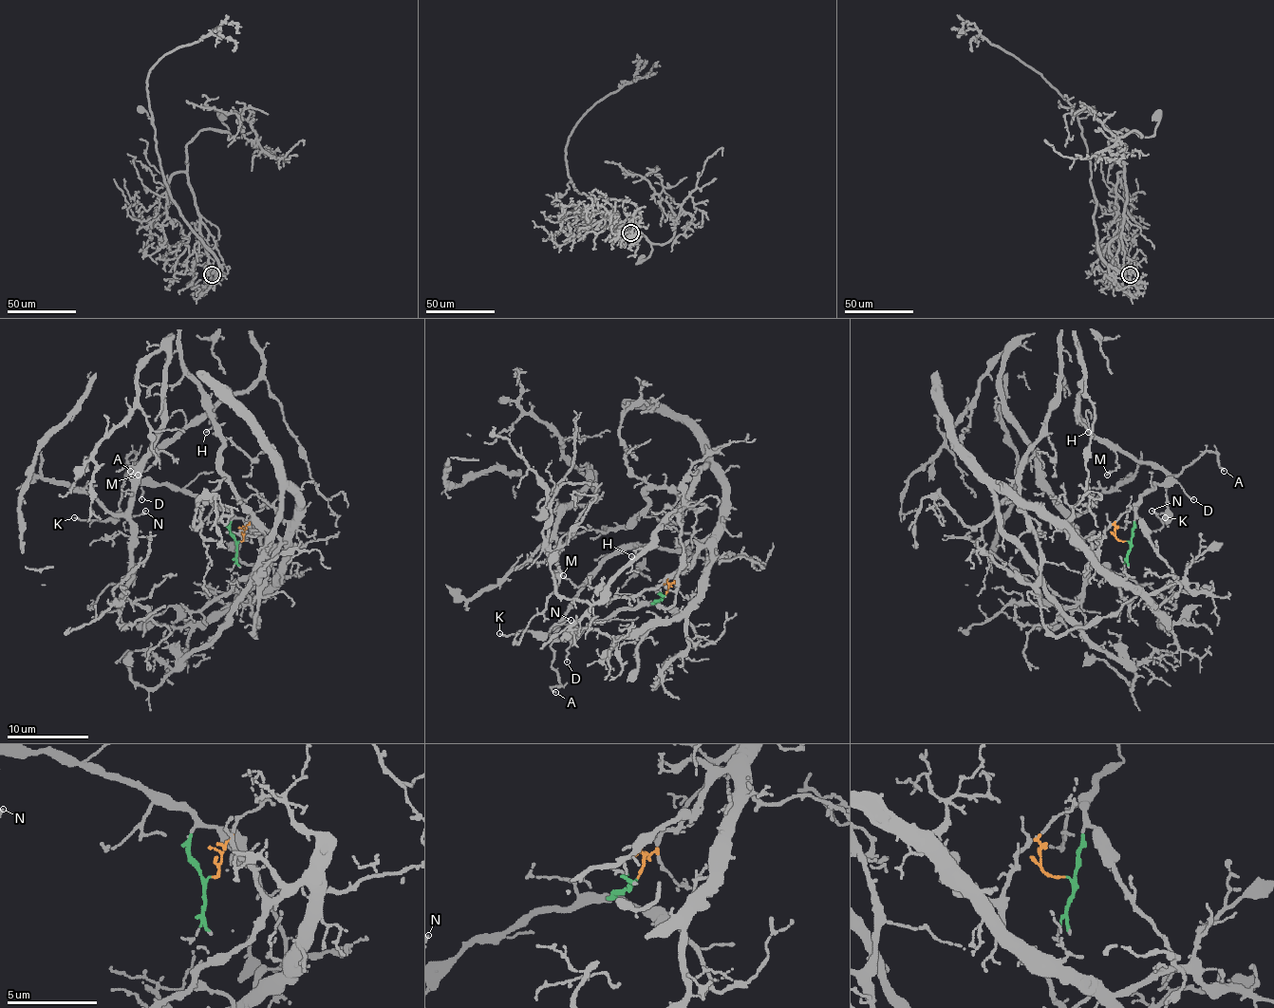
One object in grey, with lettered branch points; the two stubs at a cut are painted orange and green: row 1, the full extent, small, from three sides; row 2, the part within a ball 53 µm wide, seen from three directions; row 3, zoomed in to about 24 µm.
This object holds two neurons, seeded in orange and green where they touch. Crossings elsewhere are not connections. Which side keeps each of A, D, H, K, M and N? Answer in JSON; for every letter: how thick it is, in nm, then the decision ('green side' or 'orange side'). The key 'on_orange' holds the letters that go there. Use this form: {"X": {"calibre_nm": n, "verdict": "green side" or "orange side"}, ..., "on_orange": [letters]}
{"A": {"calibre_nm": 110, "verdict": "green side"}, "D": {"calibre_nm": 80, "verdict": "green side"}, "H": {"calibre_nm": 120, "verdict": "green side"}, "K": {"calibre_nm": 160, "verdict": "green side"}, "M": {"calibre_nm": 140, "verdict": "green side"}, "N": {"calibre_nm": 120, "verdict": "green side"}, "on_orange": []}

